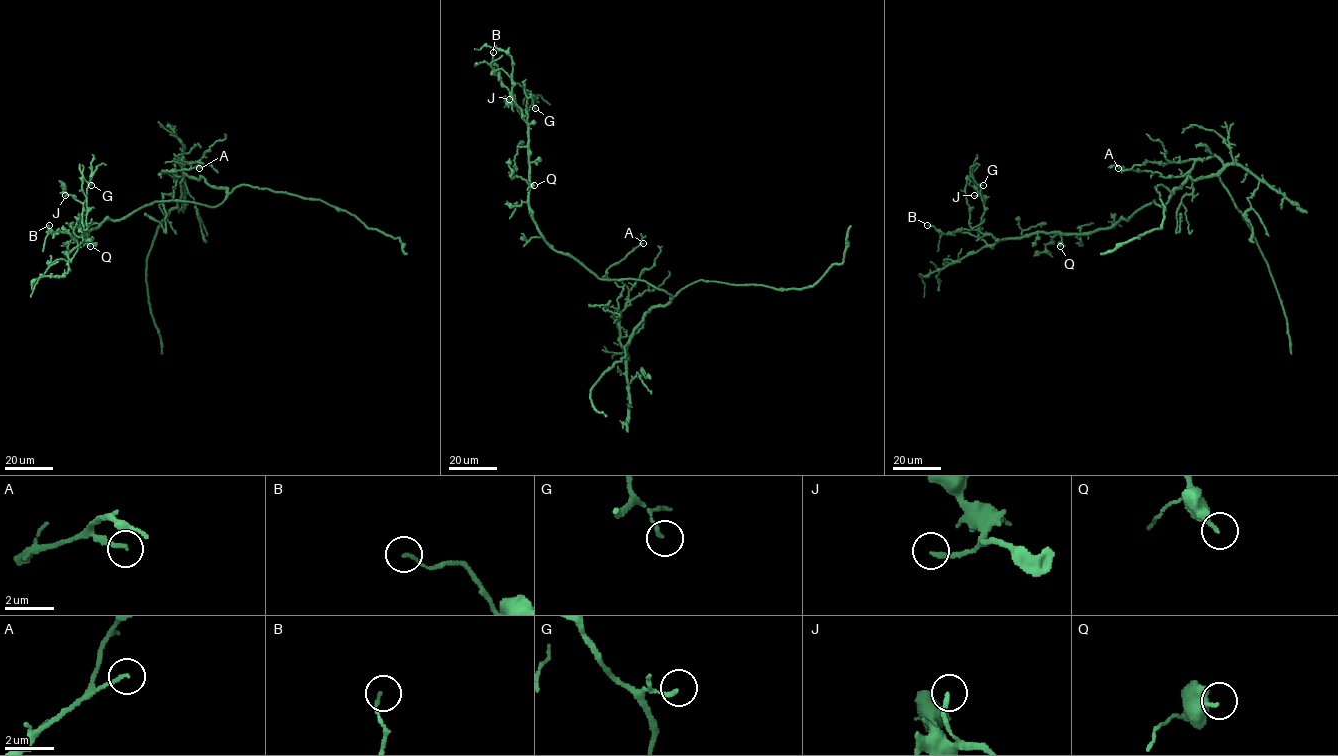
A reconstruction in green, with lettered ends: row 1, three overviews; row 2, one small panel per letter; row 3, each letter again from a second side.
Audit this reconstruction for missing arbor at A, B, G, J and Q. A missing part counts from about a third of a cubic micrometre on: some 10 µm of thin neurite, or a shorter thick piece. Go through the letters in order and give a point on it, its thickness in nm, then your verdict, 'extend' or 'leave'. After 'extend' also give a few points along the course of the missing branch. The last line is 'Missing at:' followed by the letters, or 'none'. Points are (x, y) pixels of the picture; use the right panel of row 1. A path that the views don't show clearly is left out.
A: place (1118, 168); calibre 140 nm; leave
B: place (927, 225); calibre 120 nm; leave
G: place (983, 185); calibre 150 nm; leave
J: place (974, 195); calibre 180 nm; leave
Q: place (1060, 246); calibre 220 nm; leave
Missing at: none

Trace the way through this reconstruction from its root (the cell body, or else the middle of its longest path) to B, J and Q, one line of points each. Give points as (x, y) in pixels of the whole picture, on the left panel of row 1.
B: (175, 200), (153, 201), (124, 218), (106, 219), (85, 232), (78, 245), (69, 233), (50, 231), (49, 225)
J: (175, 200), (153, 201), (124, 218), (106, 219), (85, 232), (83, 239), (83, 204), (71, 195), (65, 195)
Q: (175, 200), (153, 201), (124, 218), (106, 219), (85, 234), (90, 246)

